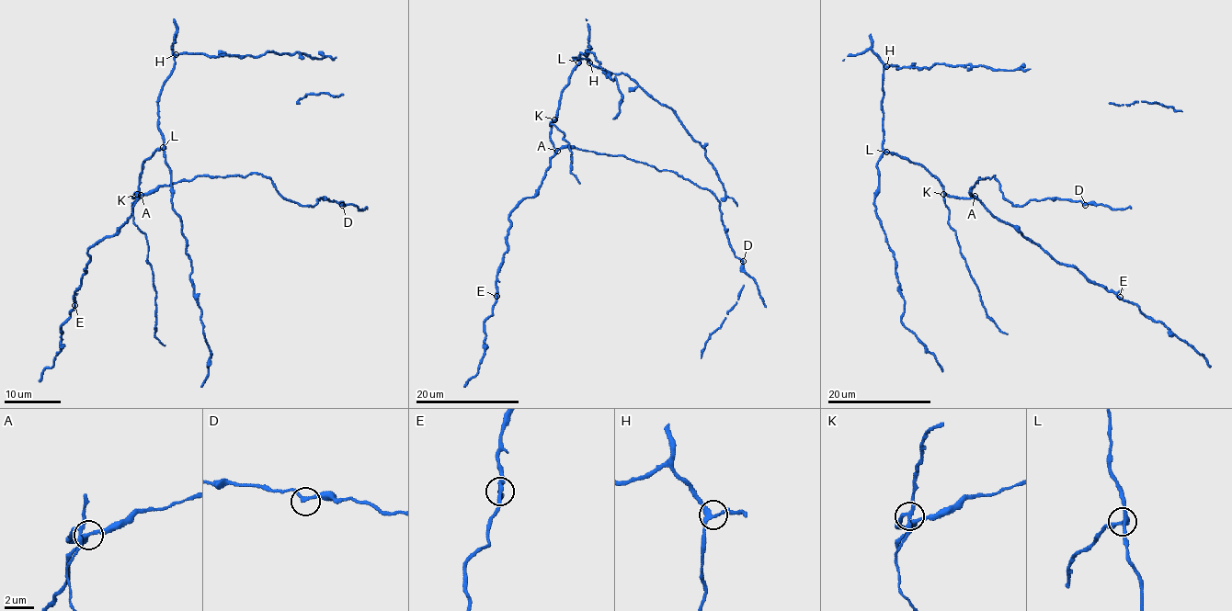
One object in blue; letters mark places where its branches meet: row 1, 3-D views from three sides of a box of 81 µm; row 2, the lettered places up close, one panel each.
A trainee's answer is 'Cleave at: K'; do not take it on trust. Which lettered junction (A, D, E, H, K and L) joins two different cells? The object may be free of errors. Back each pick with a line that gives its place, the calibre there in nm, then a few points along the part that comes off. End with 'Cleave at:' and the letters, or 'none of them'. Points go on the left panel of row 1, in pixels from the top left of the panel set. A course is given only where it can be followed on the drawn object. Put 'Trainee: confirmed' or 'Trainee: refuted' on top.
Trainee: confirmed
K: at (137, 194); 200 nm thick; foreign part runs (138, 194), (131, 210), (133, 223), (147, 243), (147, 261), (152, 265), (156, 294), (154, 336), (165, 345)
Cleave at: K

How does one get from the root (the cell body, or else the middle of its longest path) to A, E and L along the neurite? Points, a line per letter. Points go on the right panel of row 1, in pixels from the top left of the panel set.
A: (883, 130), (883, 148), (924, 166), (940, 182), (946, 195), (965, 198), (975, 196)
E: (883, 130), (883, 148), (924, 166), (946, 195), (977, 198), (1056, 261), (1074, 265), (1120, 297)
L: (883, 130), (883, 148), (886, 152)

